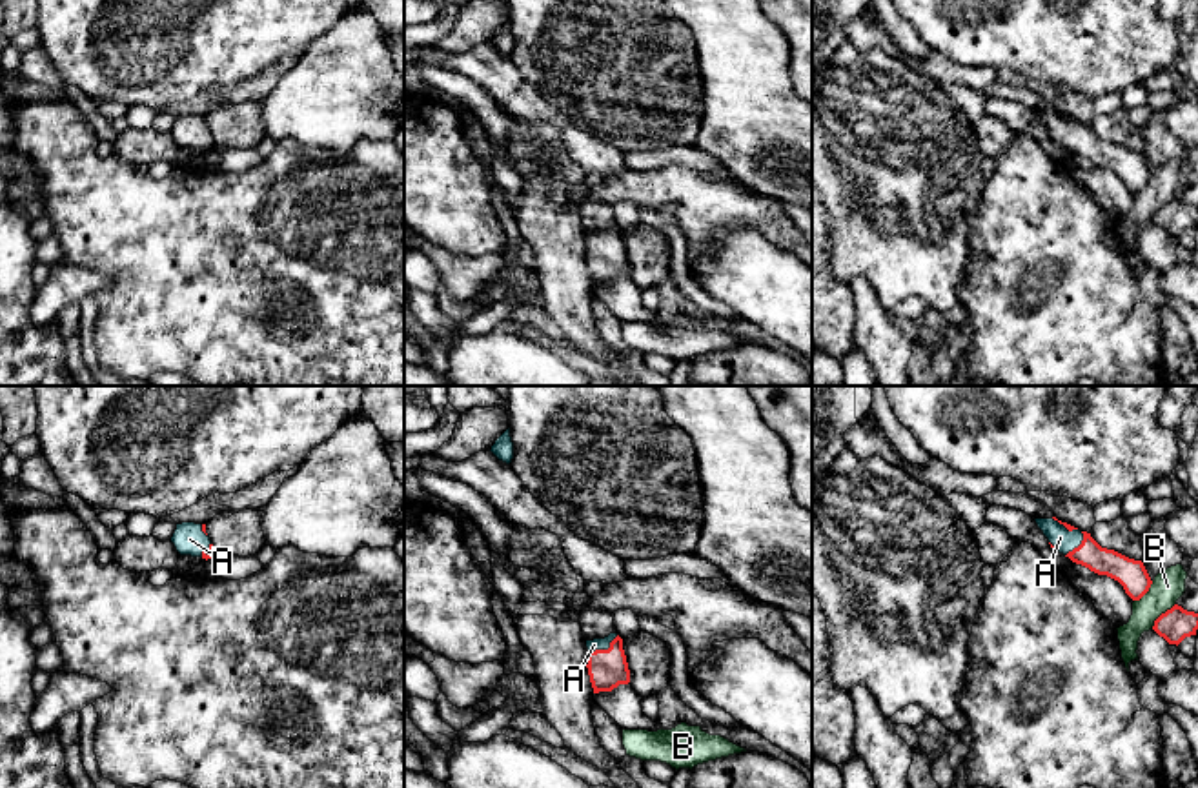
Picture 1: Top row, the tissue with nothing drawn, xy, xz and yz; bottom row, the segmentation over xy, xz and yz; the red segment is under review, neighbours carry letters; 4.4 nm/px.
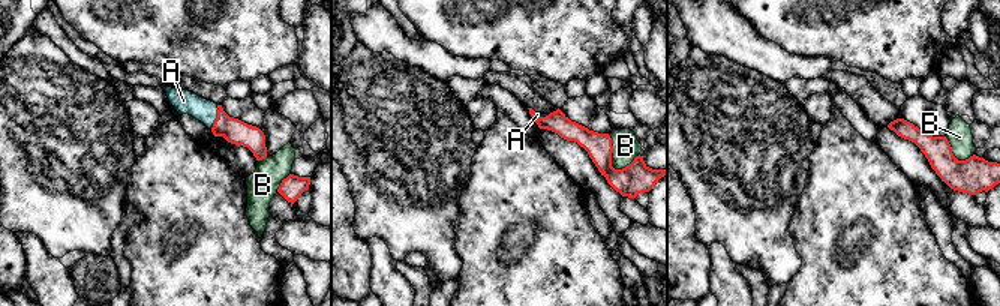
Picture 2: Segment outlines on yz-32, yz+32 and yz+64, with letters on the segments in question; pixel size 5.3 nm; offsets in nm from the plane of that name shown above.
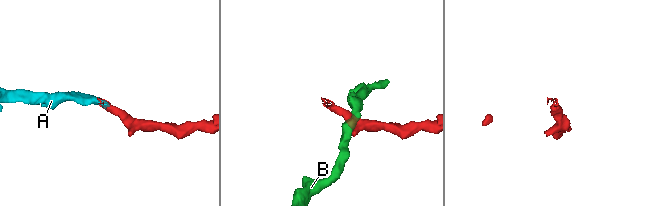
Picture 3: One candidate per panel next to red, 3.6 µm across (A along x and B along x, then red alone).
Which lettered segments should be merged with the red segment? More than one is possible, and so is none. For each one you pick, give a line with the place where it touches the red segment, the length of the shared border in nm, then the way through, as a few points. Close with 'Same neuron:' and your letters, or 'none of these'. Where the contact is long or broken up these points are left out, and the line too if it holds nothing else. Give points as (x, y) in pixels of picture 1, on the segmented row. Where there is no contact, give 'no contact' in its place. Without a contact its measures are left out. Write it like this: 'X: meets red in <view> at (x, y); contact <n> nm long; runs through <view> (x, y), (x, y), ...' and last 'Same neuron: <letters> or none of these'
A: meets red in xz at (603, 650); contact 160 nm long; runs through xz (607, 668), (603, 650), (594, 645)
Same neuron: A

